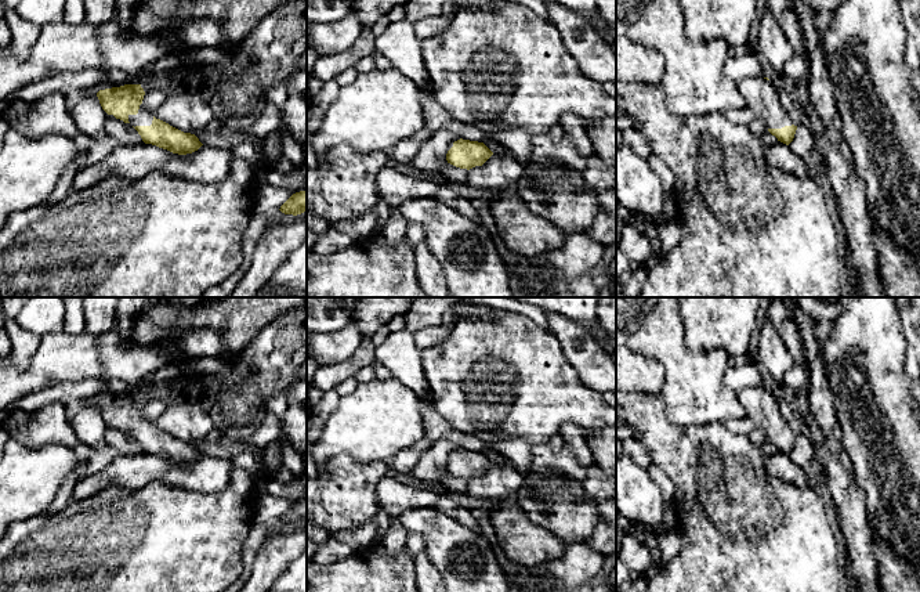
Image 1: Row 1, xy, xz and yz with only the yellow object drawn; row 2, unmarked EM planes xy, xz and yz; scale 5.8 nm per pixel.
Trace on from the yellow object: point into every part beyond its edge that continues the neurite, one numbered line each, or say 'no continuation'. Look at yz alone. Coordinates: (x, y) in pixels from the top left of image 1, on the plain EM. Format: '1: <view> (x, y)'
1: yz (760, 404)

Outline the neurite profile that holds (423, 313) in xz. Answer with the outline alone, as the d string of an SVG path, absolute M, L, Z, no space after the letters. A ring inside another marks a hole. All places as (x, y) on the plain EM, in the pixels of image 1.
M413 297L403 314L405 329L414 333L420 329L441 326L443 315L468 297Z

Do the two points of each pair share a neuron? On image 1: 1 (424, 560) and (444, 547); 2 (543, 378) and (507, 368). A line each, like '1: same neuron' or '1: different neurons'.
1: different neurons
2: same neuron

